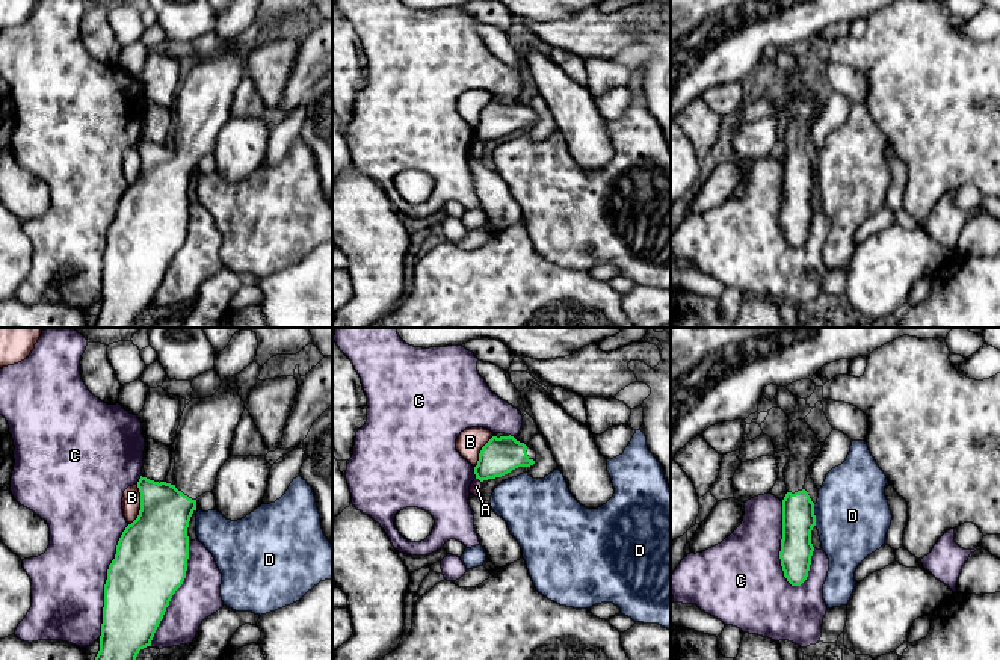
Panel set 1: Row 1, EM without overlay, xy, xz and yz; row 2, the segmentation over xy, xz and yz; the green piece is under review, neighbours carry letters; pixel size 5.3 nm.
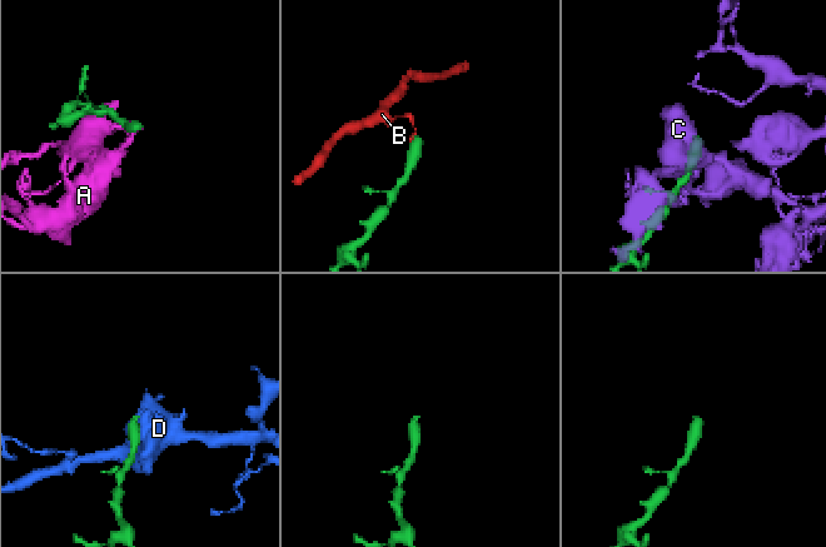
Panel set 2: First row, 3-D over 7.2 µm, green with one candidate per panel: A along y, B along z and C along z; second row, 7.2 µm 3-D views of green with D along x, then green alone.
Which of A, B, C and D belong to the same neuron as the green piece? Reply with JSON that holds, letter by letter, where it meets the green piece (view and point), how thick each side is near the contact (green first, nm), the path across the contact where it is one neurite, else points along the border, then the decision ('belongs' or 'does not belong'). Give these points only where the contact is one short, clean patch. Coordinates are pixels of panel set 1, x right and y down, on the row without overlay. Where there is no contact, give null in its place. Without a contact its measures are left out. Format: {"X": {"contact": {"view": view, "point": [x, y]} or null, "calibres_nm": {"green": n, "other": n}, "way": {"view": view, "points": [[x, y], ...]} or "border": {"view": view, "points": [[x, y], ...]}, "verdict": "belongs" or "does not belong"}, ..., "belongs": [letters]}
{"A": {"contact": {"view": "xz", "point": [479, 141]}, "calibres_nm": {"green": 200, "other": 60}, "border": {"view": "xz", "points": [[476, 139], [481, 144]]}, "verdict": "does not belong"}, "B": {"contact": {"view": "xy", "point": [141, 166]}, "calibres_nm": {"green": 380, "other": 100}, "border": {"view": "xy", "points": [[138, 147], [139, 175], [129, 186]]}, "verdict": "does not belong"}, "C": {"contact": {"view": "yz", "point": [781, 209]}, "calibres_nm": {"green": 180, "other": 420}, "verdict": "does not belong"}, "D": {"contact": {"view": "yz", "point": [814, 177]}, "calibres_nm": {"green": 180, "other": 400}, "border": {"view": "yz", "points": [[813, 166], [816, 186]]}, "verdict": "does not belong"}, "belongs": []}

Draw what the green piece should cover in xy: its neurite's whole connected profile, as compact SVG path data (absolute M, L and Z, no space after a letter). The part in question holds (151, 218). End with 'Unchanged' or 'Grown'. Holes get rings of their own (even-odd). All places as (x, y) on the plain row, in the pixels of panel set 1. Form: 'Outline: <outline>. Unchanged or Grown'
Outline: M231 0L228 8L215 17L215 33L222 45L211 59L192 60L183 72L172 106L175 145L159 145L140 137L137 143L139 177L122 193L115 221L107 231L100 313L92 328L134 328L139 313L151 308L172 257L186 240L187 189L196 172L196 160L213 154L218 133L231 118L234 92L245 72L236 38L254 24L257 11L257 0Z. Grown

